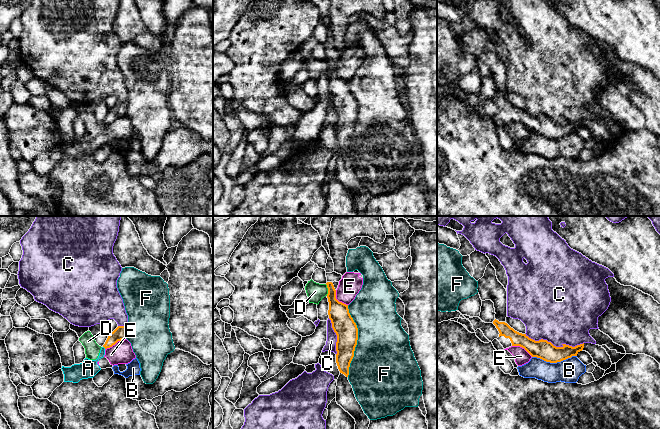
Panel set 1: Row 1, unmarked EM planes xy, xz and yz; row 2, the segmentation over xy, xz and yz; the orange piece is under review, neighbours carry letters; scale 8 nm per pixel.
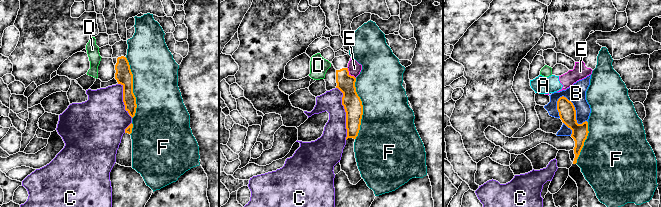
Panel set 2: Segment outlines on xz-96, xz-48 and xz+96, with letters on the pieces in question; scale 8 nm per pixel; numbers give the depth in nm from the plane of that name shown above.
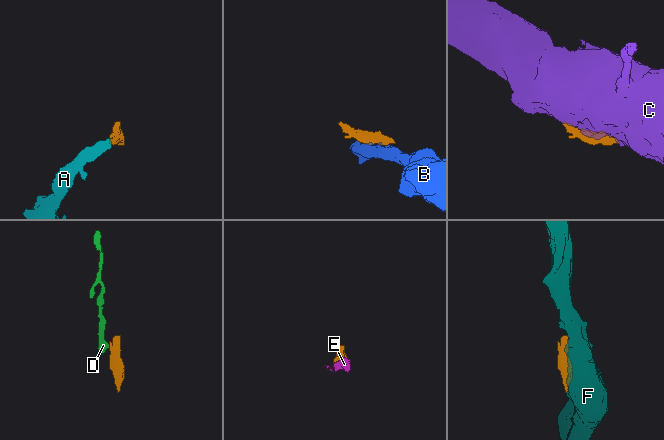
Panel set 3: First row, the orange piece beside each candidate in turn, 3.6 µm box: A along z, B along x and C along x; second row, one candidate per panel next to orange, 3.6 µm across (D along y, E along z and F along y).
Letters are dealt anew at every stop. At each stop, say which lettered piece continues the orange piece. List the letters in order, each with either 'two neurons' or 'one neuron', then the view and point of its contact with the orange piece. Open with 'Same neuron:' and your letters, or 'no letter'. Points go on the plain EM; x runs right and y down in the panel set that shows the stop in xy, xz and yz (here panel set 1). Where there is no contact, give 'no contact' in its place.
Same neuron: no letter
A: two neurons | xy (104, 123)
B: two neurons | yz (554, 138)
C: two neurons | yz (553, 121)
D: two neurons | xz (328, 66)
E: two neurons | xy (115, 119)
F: two neurons | xz (356, 117)

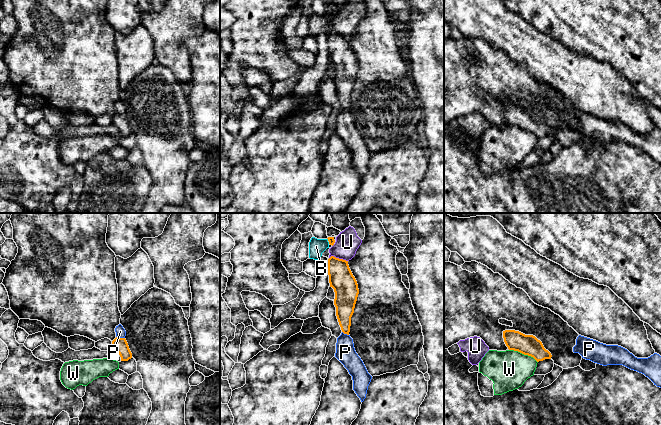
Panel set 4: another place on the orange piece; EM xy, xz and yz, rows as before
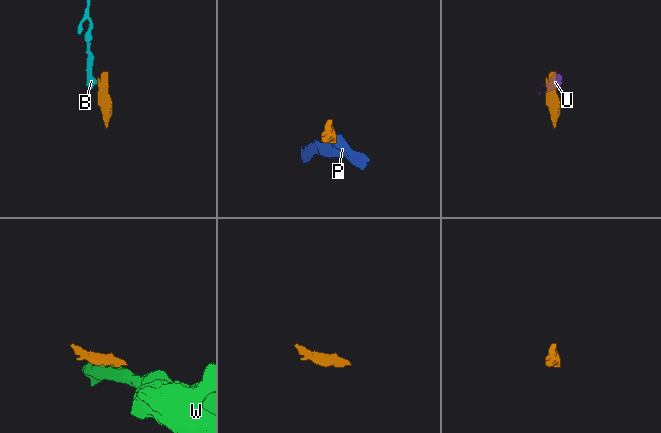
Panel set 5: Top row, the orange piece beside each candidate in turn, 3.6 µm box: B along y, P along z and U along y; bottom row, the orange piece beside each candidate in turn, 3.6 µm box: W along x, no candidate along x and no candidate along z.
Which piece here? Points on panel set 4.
Same neuron: P
B: two neurons | xz (327, 14)
P: one neuron | xy (120, 114)
U: two neurons | xz (338, 34)
W: two neurons | yz (523, 129)

